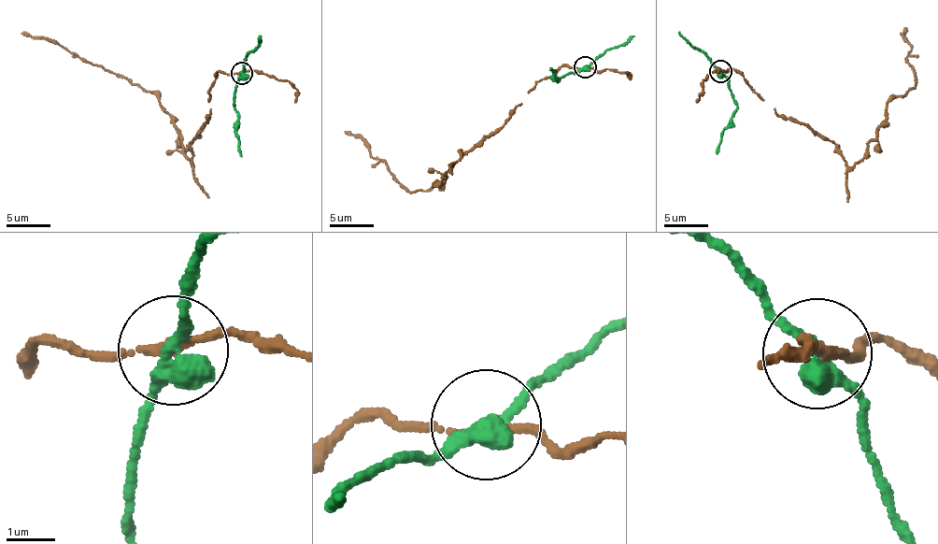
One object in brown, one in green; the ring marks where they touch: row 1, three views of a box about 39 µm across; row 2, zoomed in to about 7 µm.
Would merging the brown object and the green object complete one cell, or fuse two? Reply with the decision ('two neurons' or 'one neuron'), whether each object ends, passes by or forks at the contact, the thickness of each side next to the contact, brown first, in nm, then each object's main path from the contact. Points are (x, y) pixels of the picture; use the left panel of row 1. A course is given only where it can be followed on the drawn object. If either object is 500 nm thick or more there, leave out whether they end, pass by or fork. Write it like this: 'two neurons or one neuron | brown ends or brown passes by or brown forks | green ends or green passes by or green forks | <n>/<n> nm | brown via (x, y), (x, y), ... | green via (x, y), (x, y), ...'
two neurons | brown passes by | green passes by | 180/380 nm | brown via (242, 74), (219, 71), (209, 93), (210, 111), (191, 144), (191, 163), (172, 117), (150, 92), (21, 32) | green via (242, 74), (234, 99), (240, 157)

